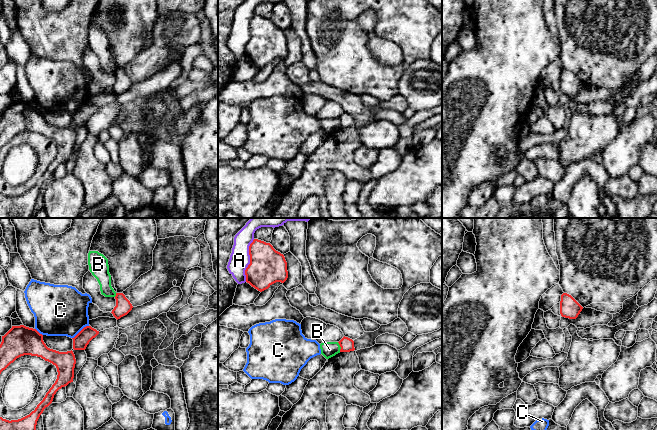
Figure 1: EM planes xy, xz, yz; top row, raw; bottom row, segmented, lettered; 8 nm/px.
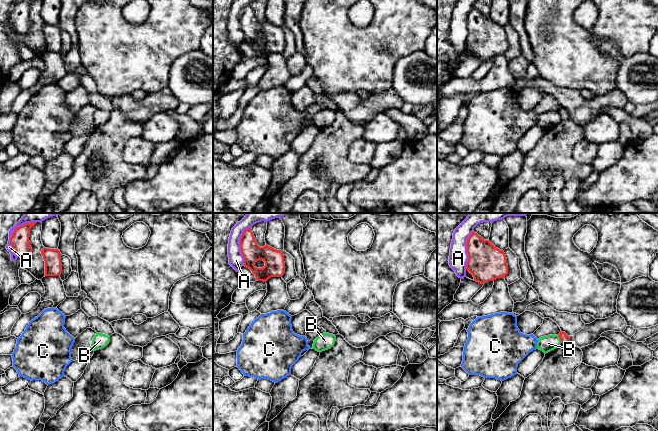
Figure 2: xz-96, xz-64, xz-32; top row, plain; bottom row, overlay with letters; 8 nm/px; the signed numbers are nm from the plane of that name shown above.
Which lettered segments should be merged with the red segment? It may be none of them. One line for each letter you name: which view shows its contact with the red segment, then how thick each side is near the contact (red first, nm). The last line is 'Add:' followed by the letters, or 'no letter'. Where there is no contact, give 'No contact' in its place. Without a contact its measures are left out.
Add: no letter

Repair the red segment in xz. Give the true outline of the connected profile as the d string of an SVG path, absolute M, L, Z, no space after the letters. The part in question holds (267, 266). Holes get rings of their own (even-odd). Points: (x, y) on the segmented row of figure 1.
M254 239L249 246L250 264L245 270L246 282L262 292L288 278L287 262L270 243Z

